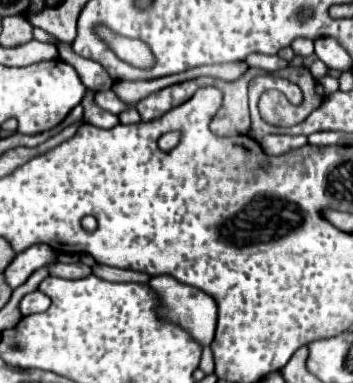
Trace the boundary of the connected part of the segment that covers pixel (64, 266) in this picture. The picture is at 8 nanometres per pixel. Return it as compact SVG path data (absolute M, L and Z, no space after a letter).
M53 263L49 265L49 275L55 277L63 277L63 279L81 279L91 275L91 267L83 265L83 263Z

